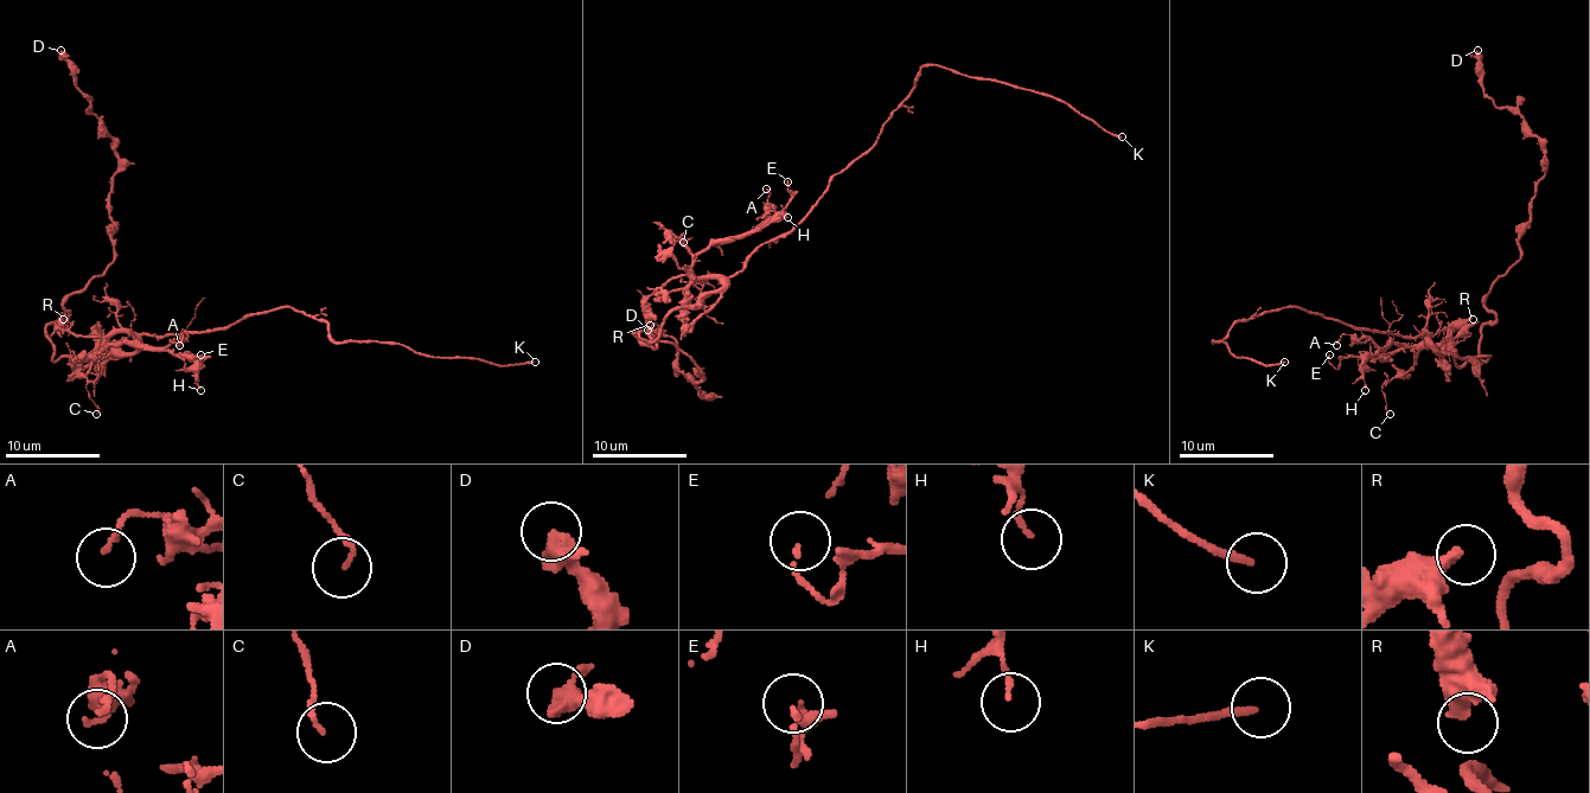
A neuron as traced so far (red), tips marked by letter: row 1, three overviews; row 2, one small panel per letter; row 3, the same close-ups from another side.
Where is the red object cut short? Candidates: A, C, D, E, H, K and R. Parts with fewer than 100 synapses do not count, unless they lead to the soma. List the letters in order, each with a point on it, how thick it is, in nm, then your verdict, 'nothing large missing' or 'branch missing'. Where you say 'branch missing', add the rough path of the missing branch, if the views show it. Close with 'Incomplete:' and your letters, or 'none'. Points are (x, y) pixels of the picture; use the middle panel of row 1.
A: (766, 189) | 140 nm | nothing large missing
C: (683, 242) | 120 nm | nothing large missing
D: (647, 330) | 360 nm | nothing large missing
E: (787, 181) | 100 nm | nothing large missing
H: (787, 217) | 130 nm | nothing large missing
K: (1122, 136) | 200 nm | branch missing
R: (650, 325) | 420 nm | nothing large missing
Incomplete: K

